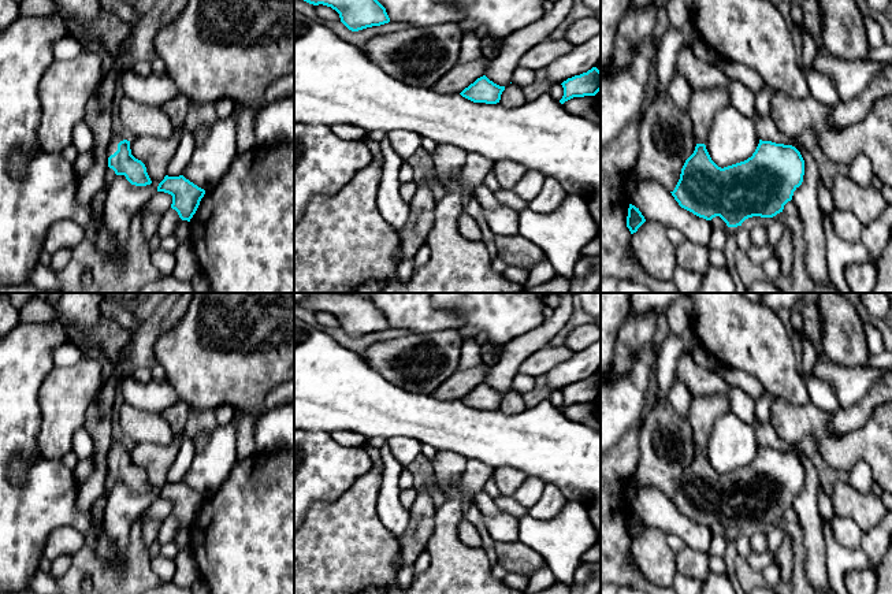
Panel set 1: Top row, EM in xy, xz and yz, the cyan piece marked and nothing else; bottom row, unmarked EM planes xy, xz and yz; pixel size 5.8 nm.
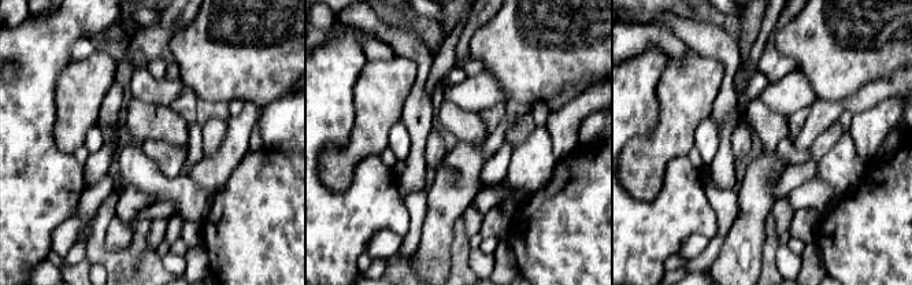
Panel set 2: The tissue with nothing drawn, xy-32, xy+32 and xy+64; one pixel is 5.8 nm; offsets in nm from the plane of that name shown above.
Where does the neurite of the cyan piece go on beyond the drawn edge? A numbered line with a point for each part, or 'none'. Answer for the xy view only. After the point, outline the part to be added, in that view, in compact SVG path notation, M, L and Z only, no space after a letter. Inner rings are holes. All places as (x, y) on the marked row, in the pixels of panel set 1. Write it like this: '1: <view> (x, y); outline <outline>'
1: xy (112, 147); outline M118 130L115 134L112 134L108 148L107 148L107 157L109 157L111 155L114 155L118 151L118 144L123 140L124 138L123 138L120 130Z

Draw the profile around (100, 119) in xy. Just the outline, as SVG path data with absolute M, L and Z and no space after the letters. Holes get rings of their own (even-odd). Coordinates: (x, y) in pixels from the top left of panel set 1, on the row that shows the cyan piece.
M99 86L86 107L85 122L90 127L94 144L93 167L78 181L77 201L90 205L93 197L107 188L105 174L108 170L107 148L114 133L114 114L111 105L100 105L97 101Z

